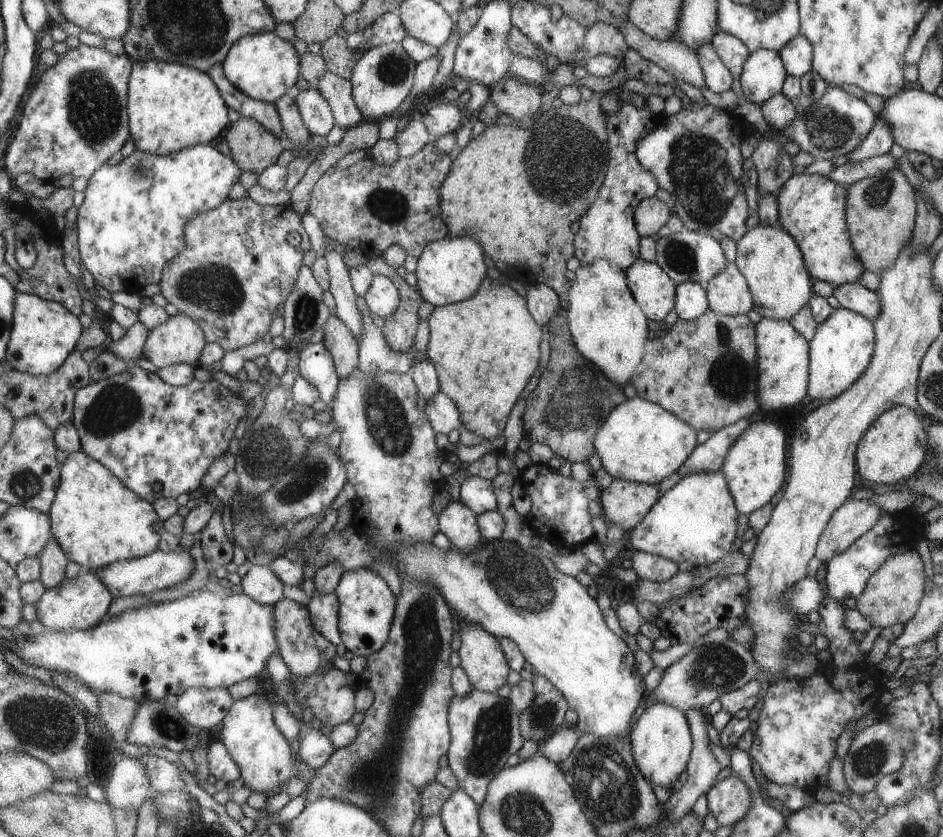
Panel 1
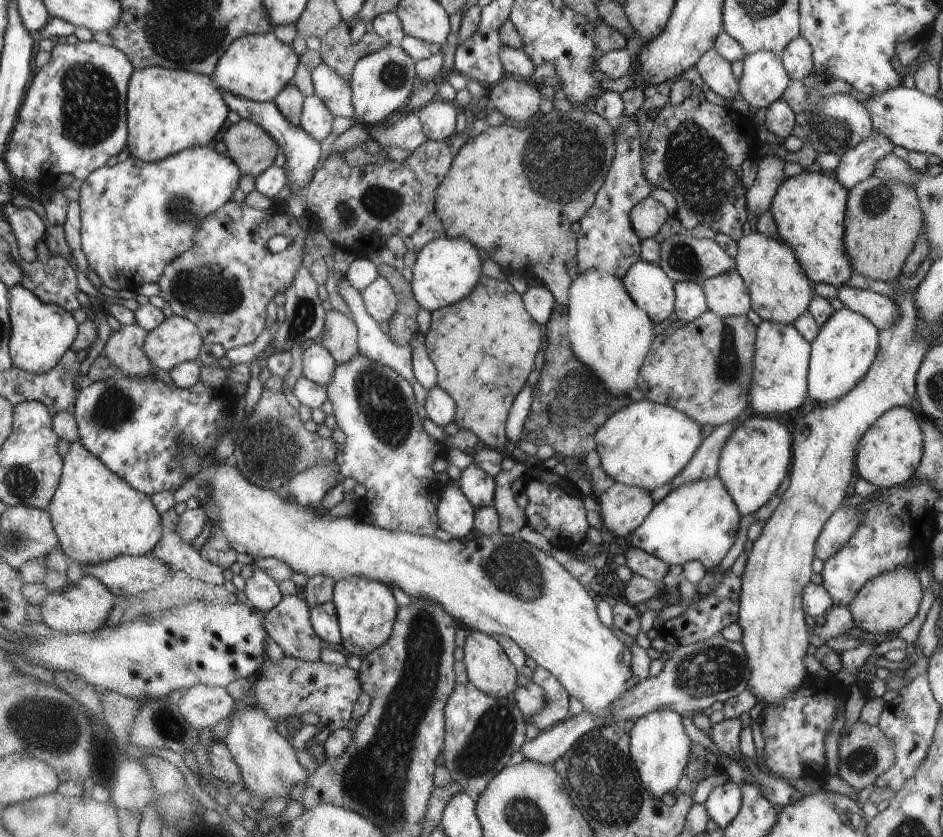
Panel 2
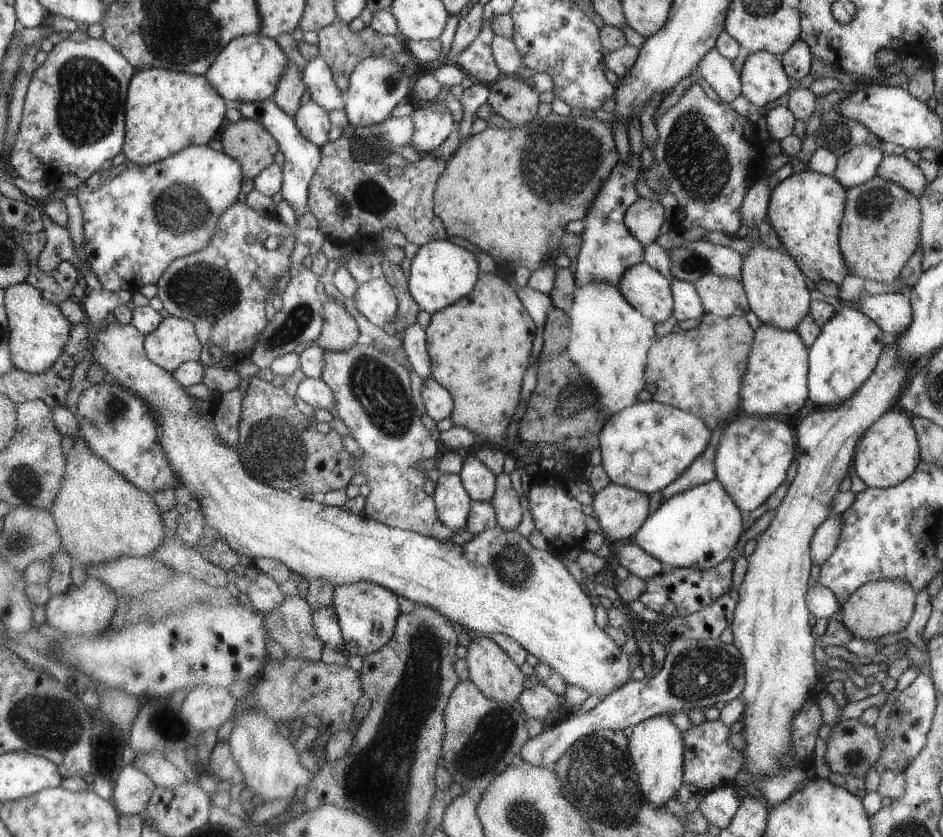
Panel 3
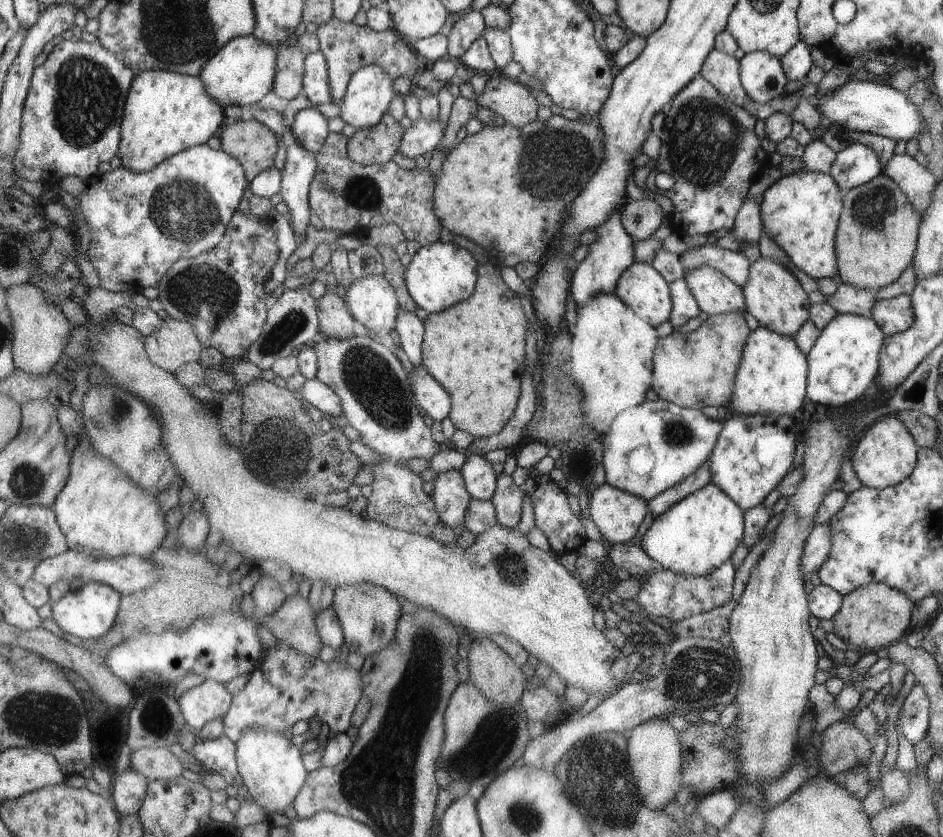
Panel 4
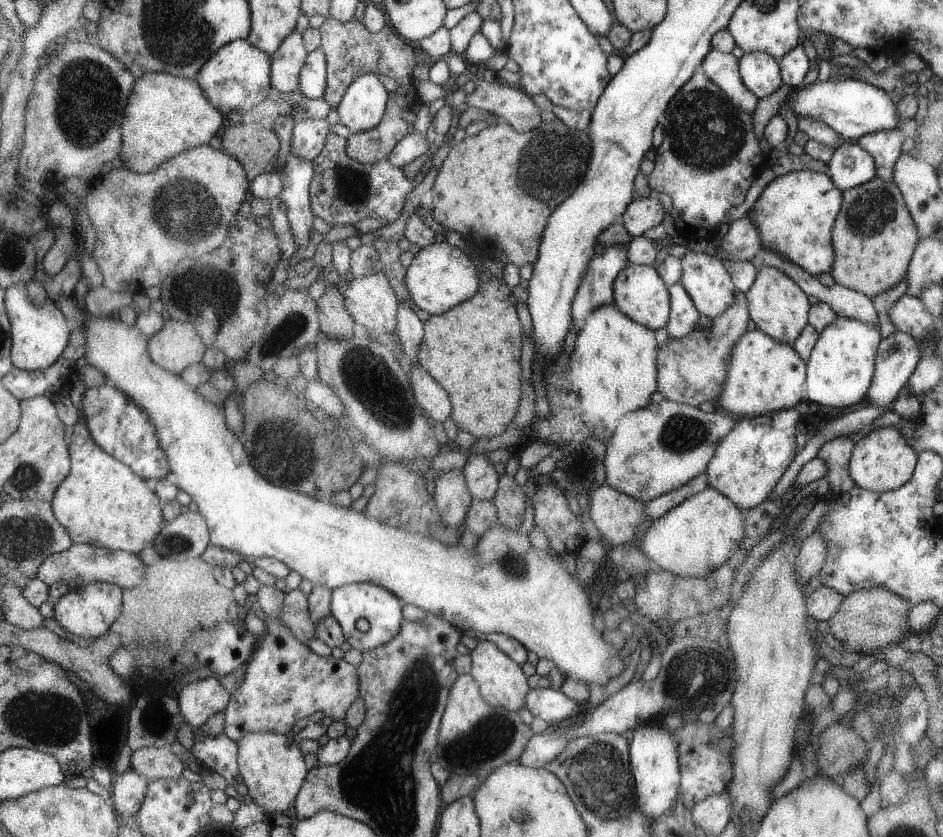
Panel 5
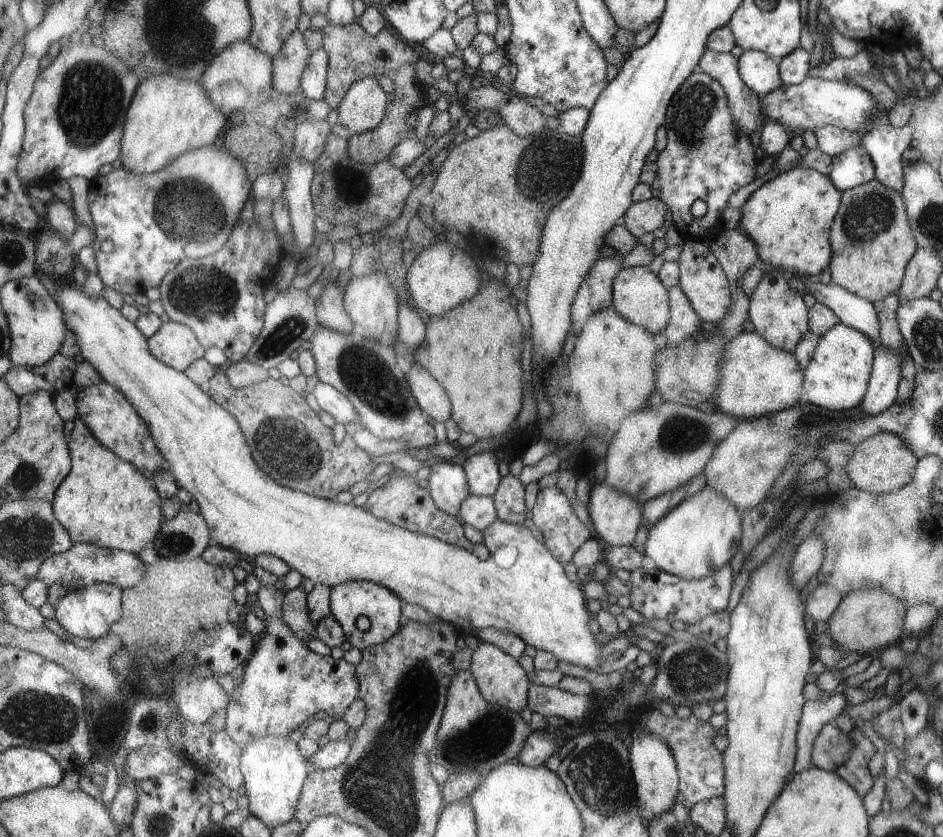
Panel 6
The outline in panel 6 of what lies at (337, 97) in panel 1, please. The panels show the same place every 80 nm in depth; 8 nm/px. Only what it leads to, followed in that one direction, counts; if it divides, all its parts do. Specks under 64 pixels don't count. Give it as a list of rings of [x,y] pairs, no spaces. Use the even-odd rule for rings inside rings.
[[[318,48],[307,57],[307,64],[300,76],[302,95],[313,100],[323,99],[326,90],[326,72],[329,70],[329,54]]]

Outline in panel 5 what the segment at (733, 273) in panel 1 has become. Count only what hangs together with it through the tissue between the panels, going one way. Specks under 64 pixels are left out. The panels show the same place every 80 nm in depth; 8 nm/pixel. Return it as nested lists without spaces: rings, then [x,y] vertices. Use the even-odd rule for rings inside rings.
[[[687,250],[680,258],[680,283],[688,292],[699,314],[709,319],[715,319],[725,311],[733,302],[733,285],[730,274],[725,272],[721,262],[715,258],[715,254],[705,256],[705,252]]]

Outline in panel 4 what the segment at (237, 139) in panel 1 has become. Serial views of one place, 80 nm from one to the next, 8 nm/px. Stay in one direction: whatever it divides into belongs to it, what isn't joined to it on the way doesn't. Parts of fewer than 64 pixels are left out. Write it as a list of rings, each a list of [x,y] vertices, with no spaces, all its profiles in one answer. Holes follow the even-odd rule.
[[[245,116],[242,120],[227,121],[218,136],[220,149],[243,165],[248,181],[273,164],[277,138],[257,120]]]

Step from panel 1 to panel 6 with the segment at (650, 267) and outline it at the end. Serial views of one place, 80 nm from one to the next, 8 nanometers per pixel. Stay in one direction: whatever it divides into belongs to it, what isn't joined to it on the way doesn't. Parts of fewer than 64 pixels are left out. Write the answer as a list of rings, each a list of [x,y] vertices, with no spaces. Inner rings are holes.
[[[647,265],[638,267],[622,267],[613,282],[614,309],[625,320],[647,329],[650,333],[660,334],[670,318],[667,308],[668,290],[663,288],[662,281],[647,270]]]

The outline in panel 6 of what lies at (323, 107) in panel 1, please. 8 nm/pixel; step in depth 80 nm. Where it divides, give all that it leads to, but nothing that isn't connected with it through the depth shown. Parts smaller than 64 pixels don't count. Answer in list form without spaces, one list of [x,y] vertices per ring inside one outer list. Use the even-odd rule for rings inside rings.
[[[325,120],[296,123],[291,157],[305,159],[313,164],[323,152],[330,128]]]

